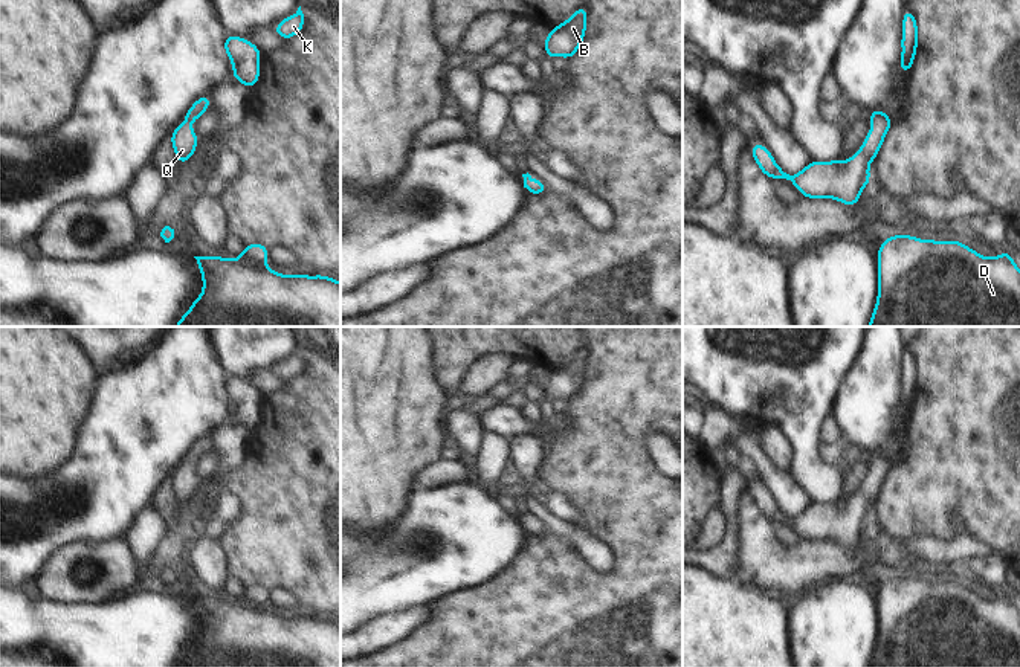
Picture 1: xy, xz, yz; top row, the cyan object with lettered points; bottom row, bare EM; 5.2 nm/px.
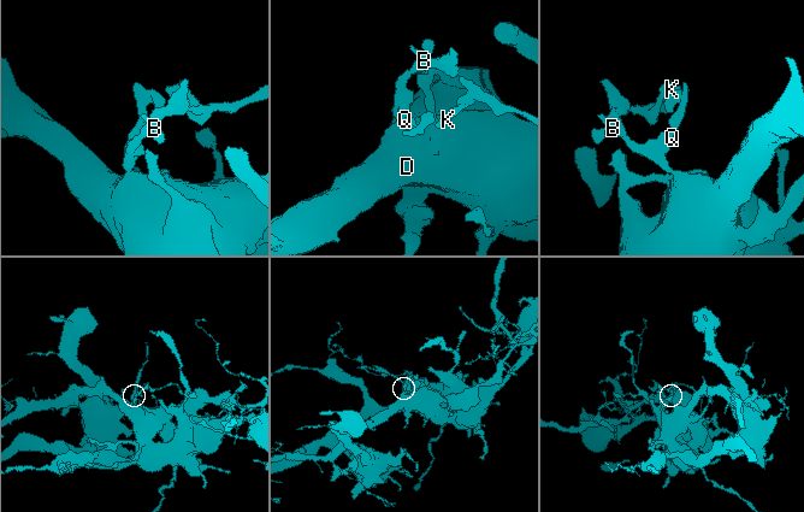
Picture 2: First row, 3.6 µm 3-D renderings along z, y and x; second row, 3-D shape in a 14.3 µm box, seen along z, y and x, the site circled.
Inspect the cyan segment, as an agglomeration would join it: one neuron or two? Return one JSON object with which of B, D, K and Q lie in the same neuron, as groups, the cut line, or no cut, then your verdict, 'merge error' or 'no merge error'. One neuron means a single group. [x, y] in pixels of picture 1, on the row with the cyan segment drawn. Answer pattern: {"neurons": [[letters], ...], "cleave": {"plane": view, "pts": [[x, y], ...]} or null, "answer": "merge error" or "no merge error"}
{"neurons": [["B", "D", "K", "Q"]], "cleave": null, "answer": "no merge error"}

